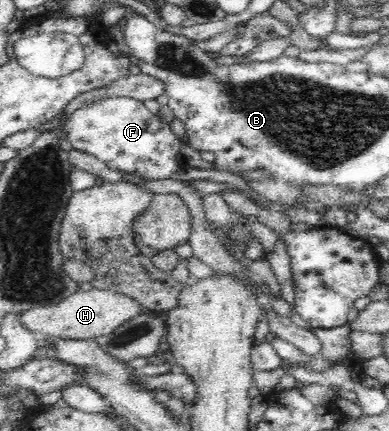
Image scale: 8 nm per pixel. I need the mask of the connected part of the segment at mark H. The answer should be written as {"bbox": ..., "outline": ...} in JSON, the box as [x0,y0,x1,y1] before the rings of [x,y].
{"bbox":[22,290,149,339],"outline":[[[78,290],[68,298],[56,304],[38,304],[22,315],[22,322],[28,329],[43,336],[56,335],[58,337],[74,337],[74,339],[94,339],[106,336],[116,328],[126,324],[128,320],[149,312],[140,302],[126,293],[114,290]]]}

